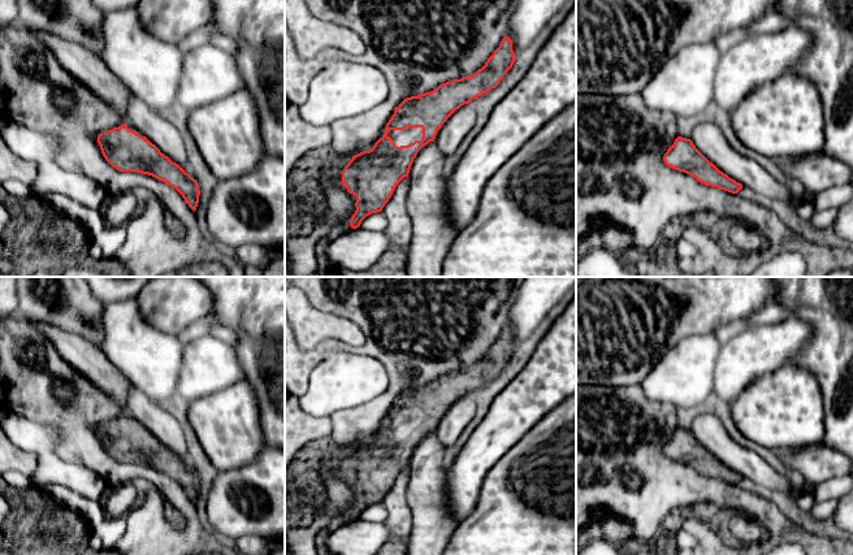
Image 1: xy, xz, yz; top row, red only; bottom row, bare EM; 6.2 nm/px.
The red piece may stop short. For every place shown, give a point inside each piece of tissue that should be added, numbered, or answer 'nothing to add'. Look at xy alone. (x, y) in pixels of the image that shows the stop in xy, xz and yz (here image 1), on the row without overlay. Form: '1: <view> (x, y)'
nothing to add

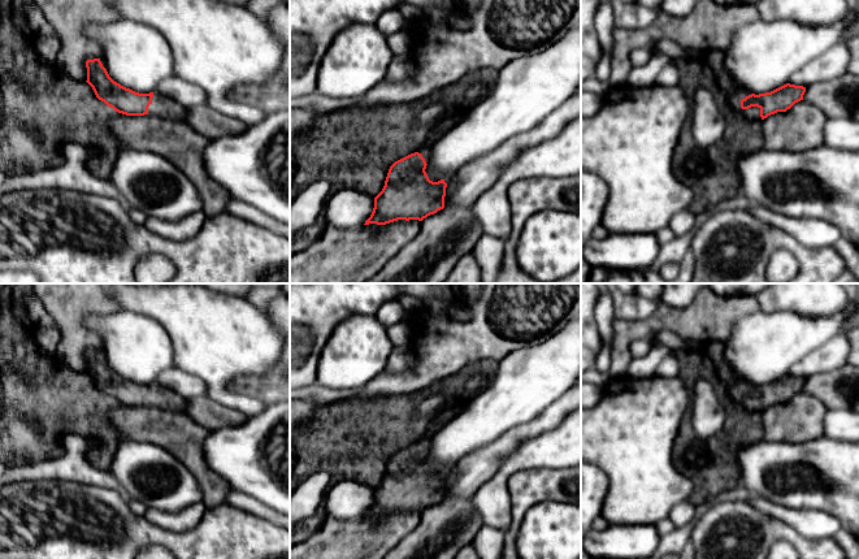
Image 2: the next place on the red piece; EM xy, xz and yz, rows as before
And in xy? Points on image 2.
1: xy (164, 398)

